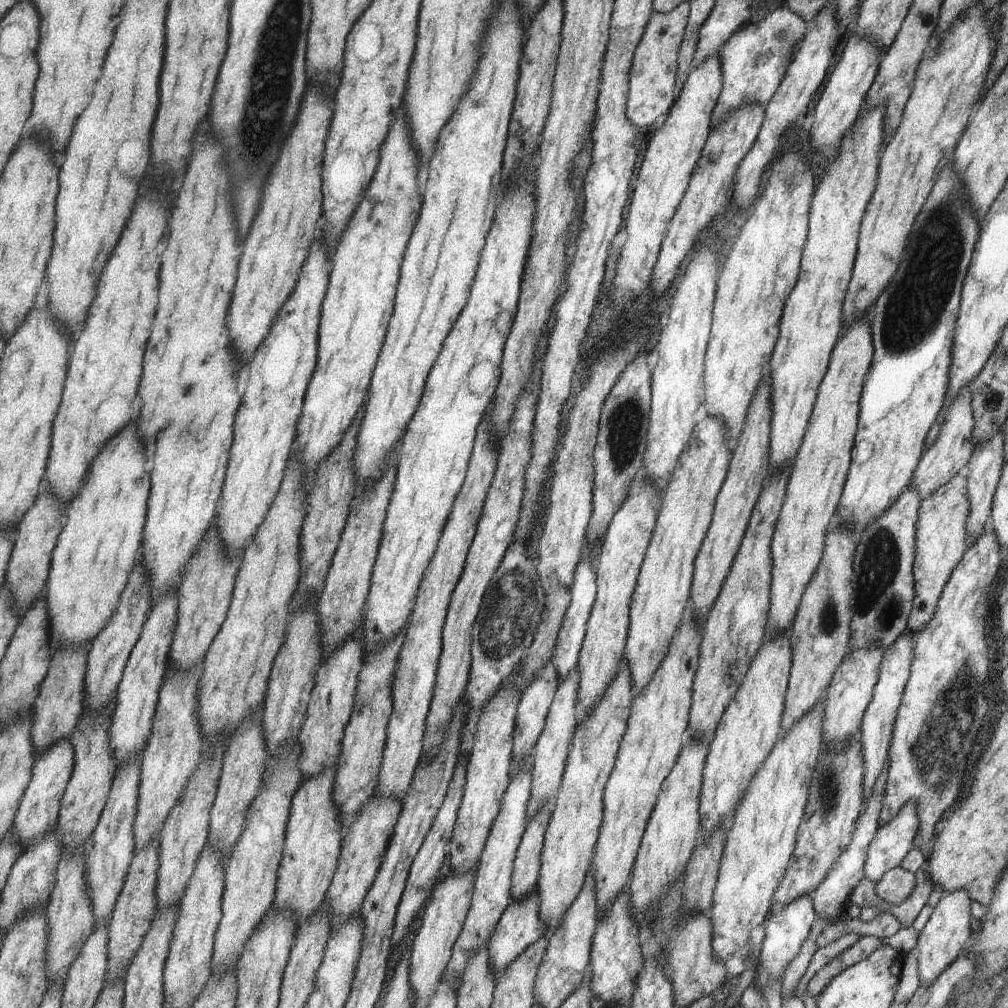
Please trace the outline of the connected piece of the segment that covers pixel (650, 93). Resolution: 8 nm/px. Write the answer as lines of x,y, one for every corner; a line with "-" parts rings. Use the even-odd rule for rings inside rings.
690,3
680,4
671,13
657,13
648,22
644,37
636,48
631,69
630,91
628,92
627,115
639,130
651,124
658,125
676,104
676,80
679,72
679,48
691,14

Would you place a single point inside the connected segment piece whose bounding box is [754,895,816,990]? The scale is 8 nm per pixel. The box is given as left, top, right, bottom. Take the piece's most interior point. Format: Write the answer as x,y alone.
785,932

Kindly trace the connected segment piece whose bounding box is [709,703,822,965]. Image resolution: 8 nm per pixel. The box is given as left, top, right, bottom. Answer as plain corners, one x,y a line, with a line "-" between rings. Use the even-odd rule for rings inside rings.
821,703
815,704
786,733
783,732
783,736
779,736
731,818
709,916
713,956
722,965
736,951
748,948
749,932
768,914
773,893
792,857
812,768
822,748
821,717

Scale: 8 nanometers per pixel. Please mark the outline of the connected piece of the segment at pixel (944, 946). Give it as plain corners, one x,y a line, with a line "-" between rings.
953,889
945,894
935,903
923,930
918,932
916,941
917,972
919,972
919,985
928,985
933,982
937,975
965,948
972,931
969,929
971,915
969,905
972,900
968,897
966,890

